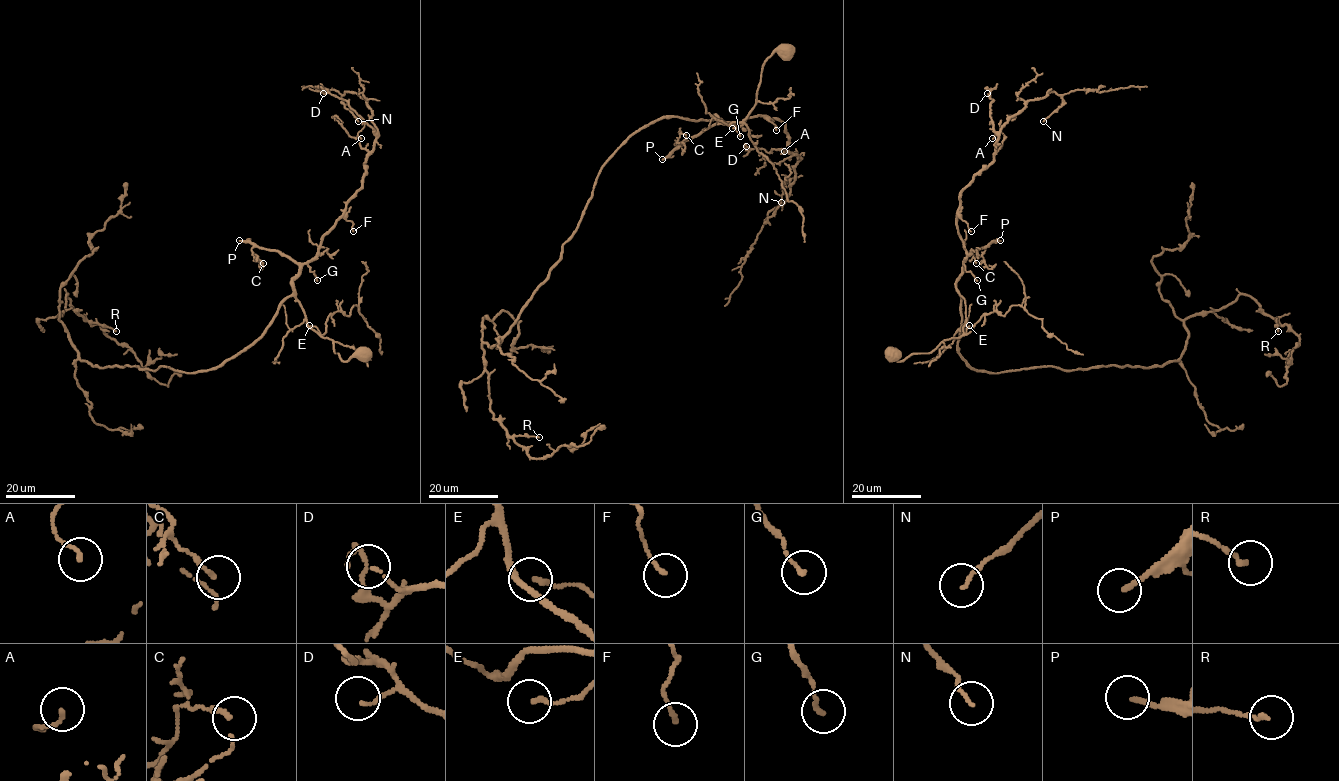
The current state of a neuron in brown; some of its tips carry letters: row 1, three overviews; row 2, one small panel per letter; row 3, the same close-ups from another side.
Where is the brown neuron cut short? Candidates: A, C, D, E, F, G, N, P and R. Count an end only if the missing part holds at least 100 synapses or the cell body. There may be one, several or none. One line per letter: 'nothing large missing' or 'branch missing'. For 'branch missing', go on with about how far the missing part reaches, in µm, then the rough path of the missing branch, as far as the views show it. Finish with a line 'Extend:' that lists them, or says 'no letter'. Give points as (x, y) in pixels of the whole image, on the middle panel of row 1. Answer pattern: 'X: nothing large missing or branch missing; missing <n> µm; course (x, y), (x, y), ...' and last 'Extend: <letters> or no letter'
A: nothing large missing
C: nothing large missing
D: nothing large missing
E: nothing large missing
F: nothing large missing
G: nothing large missing
N: nothing large missing
P: branch missing; missing 130 µm; course (662, 159), (629, 187), (565, 267), (514, 359), (493, 410), (493, 424), (518, 440), (543, 443)
R: nothing large missing
Extend: P

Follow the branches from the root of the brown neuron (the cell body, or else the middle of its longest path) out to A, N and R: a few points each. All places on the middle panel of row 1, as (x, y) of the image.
A: (785, 54), (767, 58), (741, 122), (723, 124), (715, 115), (738, 125), (778, 118), (798, 157), (784, 151)
N: (785, 54), (767, 58), (741, 122), (715, 115), (785, 125), (800, 159), (765, 222), (781, 202)
R: (785, 54), (767, 58), (741, 122), (636, 131), (515, 324), (482, 344), (493, 417), (539, 437)

